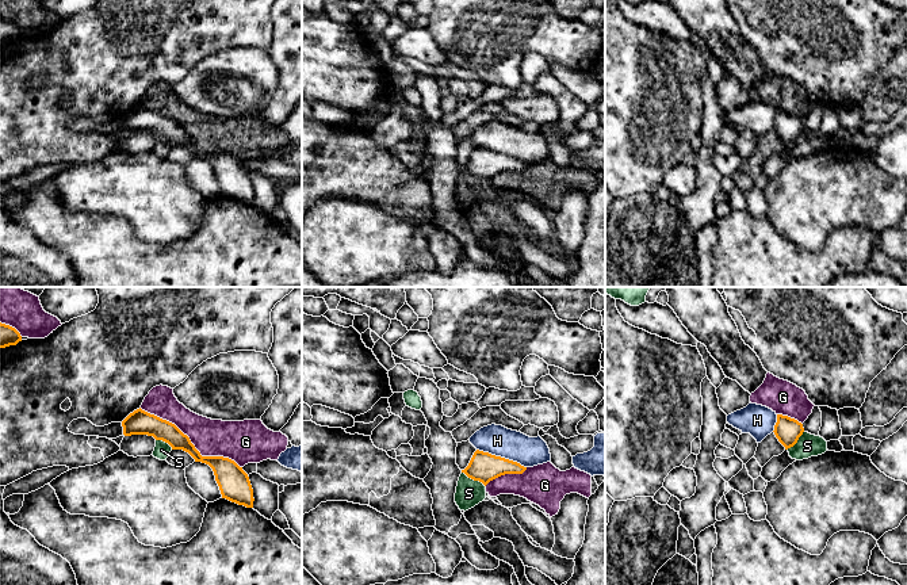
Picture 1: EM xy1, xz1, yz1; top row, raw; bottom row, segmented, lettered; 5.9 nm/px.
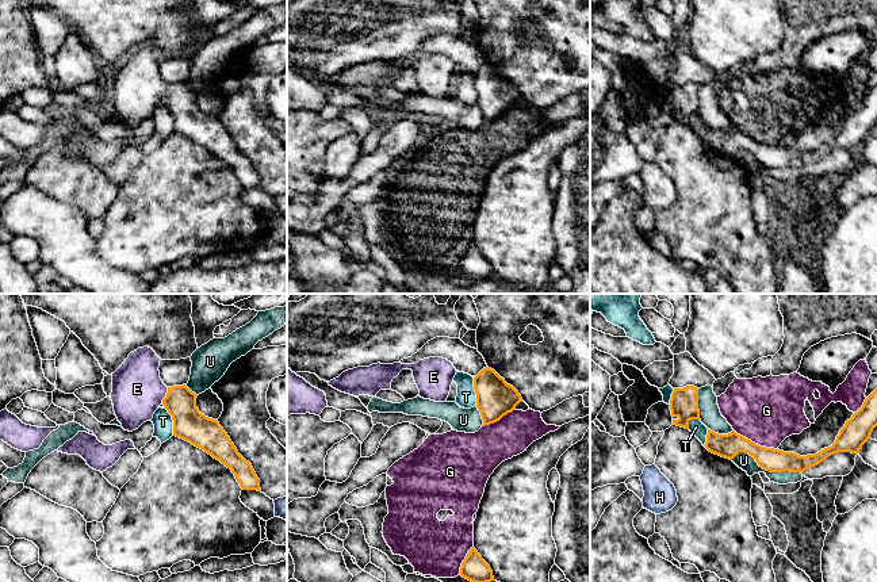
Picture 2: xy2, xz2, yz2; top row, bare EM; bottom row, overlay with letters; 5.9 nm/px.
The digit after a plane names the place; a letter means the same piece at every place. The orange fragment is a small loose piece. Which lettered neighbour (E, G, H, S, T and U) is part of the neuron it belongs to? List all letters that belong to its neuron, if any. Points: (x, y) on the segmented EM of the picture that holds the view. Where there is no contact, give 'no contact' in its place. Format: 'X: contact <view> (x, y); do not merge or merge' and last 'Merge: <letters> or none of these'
E: contact xy2 (167, 395); merge
G: contact xy1 (190, 442); do not merge
H: contact xz1 (500, 457); do not merge
S: contact xz1 (474, 480); do not merge
T: contact xz2 (475, 391); do not merge
U: contact yz2 (766, 470); do not merge
Merge: E

